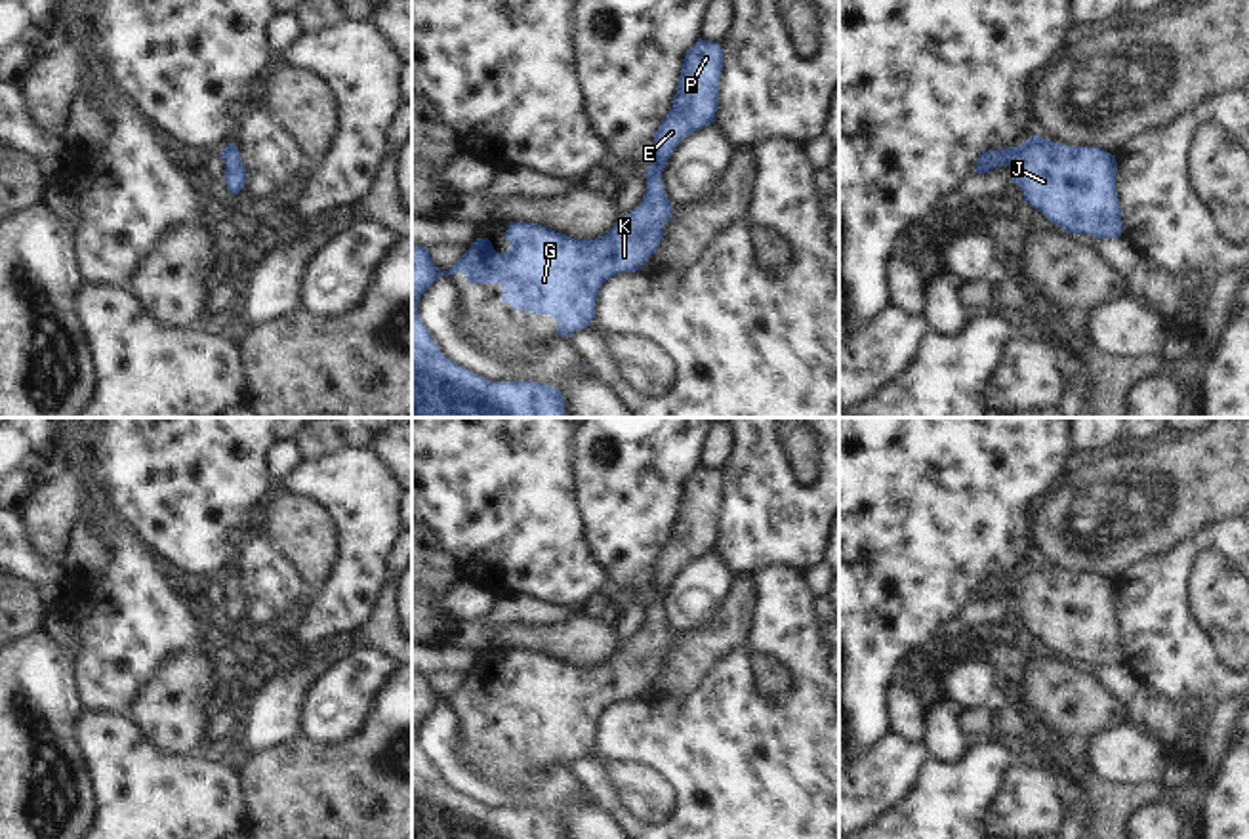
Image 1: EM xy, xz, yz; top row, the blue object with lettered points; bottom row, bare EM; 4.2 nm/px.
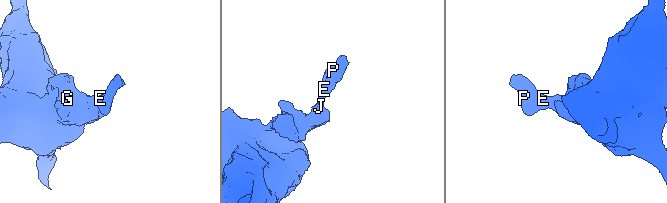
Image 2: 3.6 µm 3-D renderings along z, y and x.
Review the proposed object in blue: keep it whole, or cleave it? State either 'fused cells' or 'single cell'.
single cell

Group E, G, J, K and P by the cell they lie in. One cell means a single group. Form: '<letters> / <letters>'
E G J K P

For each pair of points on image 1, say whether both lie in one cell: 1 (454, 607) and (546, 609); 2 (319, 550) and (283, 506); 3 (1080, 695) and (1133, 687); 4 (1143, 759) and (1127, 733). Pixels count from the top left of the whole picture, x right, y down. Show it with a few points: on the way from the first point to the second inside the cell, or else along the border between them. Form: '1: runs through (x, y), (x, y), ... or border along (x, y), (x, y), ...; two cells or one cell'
1: border along (498, 597), (481, 614), (458, 620); two cells
2: runs through (307, 538), (286, 517); one cell
3: border along (1093, 674), (1127, 712); two cells
4: runs through (1137, 754), (1127, 744), (1127, 738); one cell

